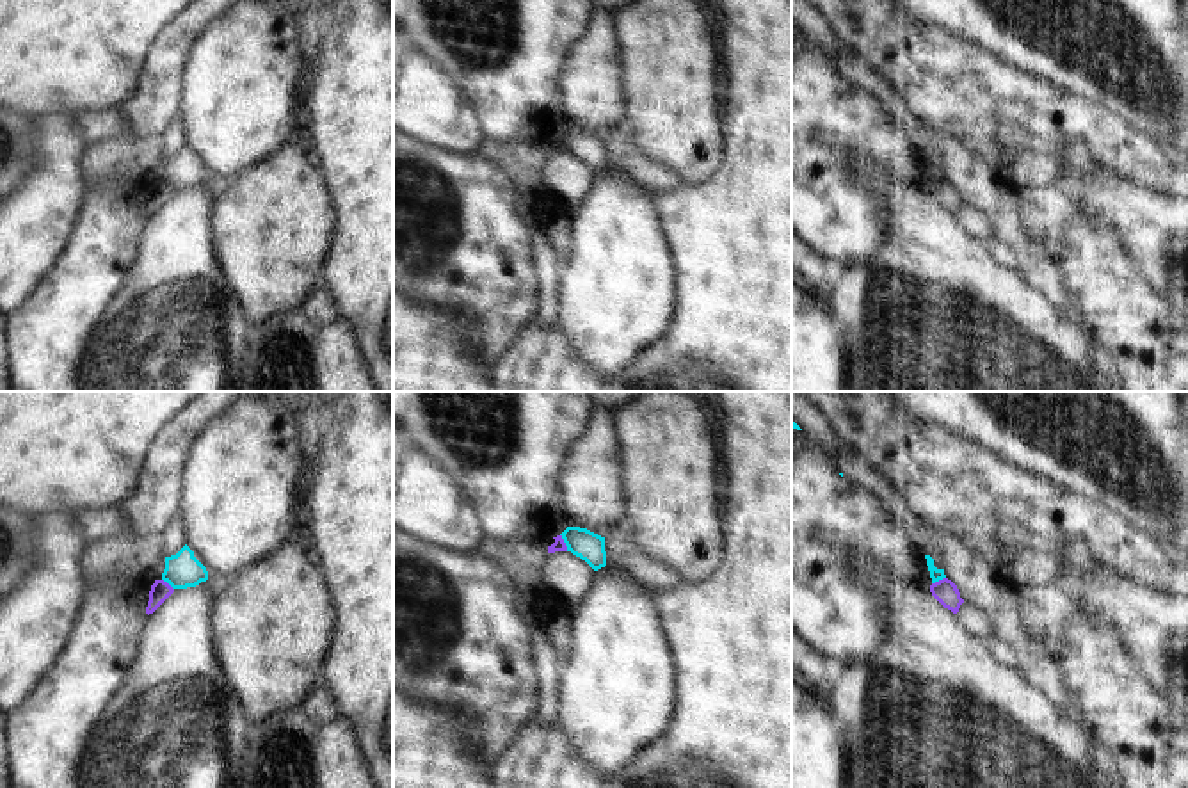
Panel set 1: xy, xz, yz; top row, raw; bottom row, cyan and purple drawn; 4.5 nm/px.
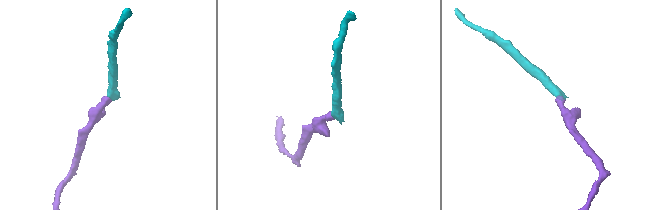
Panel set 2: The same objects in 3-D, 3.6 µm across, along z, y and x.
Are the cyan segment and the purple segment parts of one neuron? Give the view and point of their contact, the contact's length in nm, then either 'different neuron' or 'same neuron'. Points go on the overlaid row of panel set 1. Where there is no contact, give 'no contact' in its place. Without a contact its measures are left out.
meets cyan in xz at (564, 541); contact 90 nm long; different neuron

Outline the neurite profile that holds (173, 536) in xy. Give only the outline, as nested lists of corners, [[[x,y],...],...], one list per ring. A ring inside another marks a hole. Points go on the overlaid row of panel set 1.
[[[178,514],[169,519],[169,523],[165,525],[160,535],[167,557],[176,555],[187,544],[183,523]]]

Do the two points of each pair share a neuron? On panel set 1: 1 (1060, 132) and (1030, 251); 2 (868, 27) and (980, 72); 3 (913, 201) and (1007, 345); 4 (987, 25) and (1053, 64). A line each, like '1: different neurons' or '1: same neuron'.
1: different neurons
2: same neuron
3: same neuron
4: same neuron

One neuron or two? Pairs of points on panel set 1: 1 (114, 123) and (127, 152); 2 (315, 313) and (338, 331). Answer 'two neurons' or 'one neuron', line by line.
1: two neurons
2: two neurons

